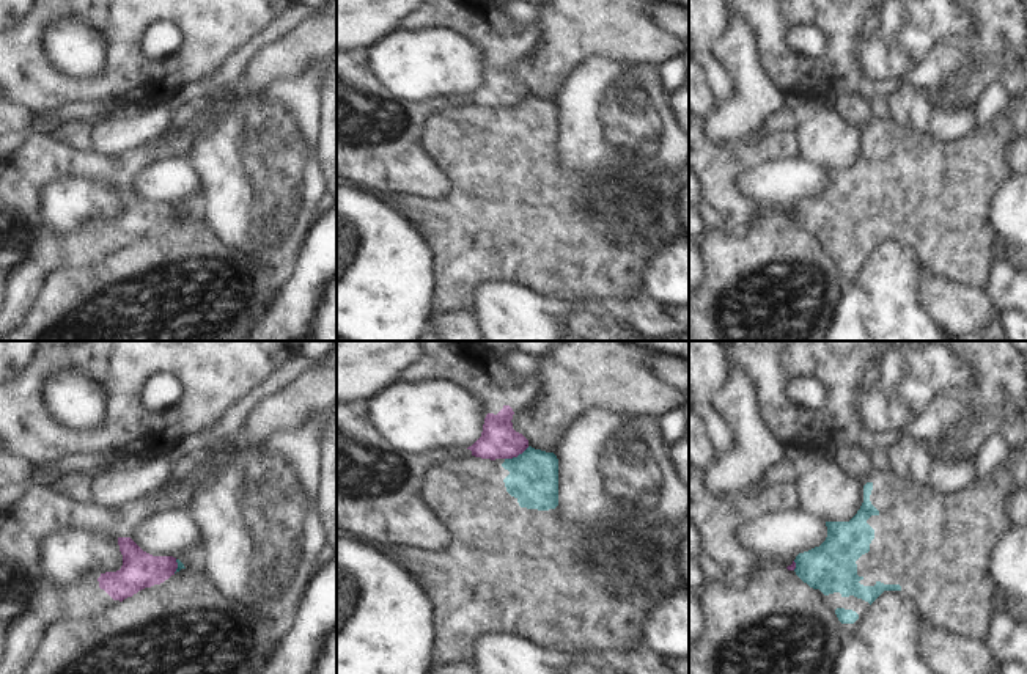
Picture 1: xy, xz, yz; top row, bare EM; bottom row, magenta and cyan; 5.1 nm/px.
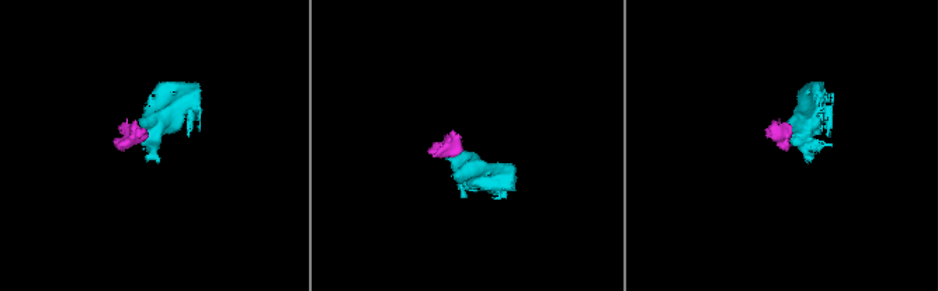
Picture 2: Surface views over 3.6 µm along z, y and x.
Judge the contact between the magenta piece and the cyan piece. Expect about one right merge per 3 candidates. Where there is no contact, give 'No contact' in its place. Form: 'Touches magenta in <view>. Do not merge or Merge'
Touches magenta in xz. Do not merge

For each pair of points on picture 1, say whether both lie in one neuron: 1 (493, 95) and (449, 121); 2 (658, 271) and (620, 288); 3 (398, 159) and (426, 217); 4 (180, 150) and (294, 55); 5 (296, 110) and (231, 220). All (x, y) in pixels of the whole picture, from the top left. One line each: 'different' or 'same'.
1: different
2: different
3: different
4: different
5: same

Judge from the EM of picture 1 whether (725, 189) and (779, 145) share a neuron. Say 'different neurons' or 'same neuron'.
same neuron

